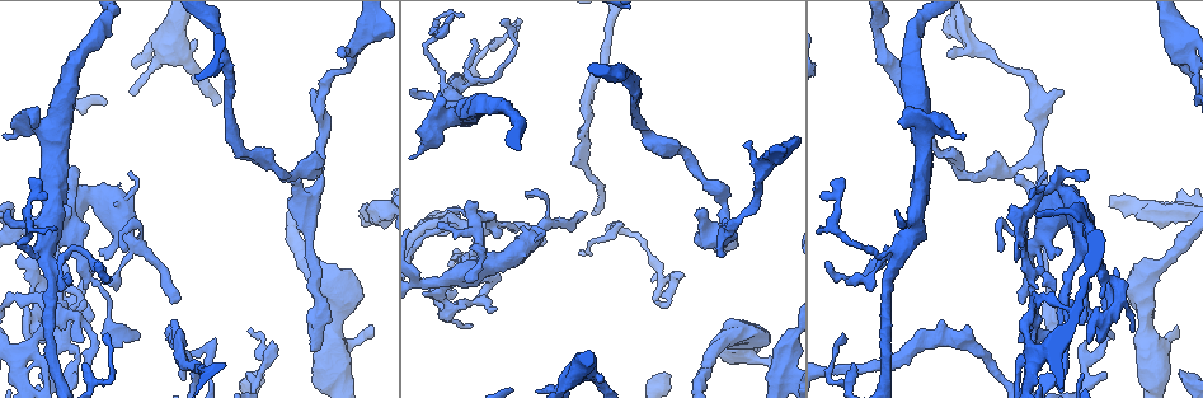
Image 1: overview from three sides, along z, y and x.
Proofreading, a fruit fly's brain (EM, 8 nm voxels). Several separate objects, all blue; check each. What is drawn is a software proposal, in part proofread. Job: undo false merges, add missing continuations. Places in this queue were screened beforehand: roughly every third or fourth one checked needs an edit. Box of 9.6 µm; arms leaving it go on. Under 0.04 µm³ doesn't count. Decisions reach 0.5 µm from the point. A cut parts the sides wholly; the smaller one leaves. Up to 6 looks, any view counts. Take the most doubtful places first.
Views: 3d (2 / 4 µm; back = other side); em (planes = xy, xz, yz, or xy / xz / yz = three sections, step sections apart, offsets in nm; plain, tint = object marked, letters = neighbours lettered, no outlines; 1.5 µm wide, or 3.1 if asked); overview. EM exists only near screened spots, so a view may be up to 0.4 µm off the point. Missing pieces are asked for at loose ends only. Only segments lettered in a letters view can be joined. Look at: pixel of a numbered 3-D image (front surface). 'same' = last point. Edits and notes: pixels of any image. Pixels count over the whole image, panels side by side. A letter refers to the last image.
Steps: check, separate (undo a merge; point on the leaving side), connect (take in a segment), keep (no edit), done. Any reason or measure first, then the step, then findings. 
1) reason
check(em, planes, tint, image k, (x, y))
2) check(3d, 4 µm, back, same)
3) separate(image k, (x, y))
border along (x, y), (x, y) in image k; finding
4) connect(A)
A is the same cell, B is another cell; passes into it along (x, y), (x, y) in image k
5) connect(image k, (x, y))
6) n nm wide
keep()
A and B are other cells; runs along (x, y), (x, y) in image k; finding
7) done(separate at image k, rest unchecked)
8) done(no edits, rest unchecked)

long arm stops here
check(3d, 4 µm, image 1, (312, 348))

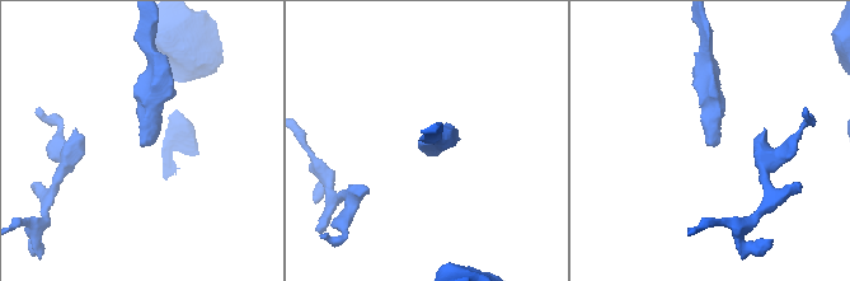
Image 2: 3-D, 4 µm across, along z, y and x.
check(em, planes, plain, image 2, (707, 141))

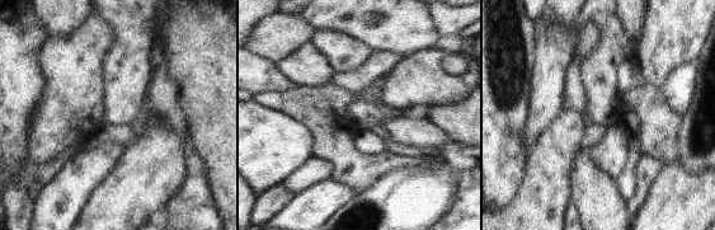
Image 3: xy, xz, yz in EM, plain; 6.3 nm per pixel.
what lies round it
check(em, planes, letters, same)

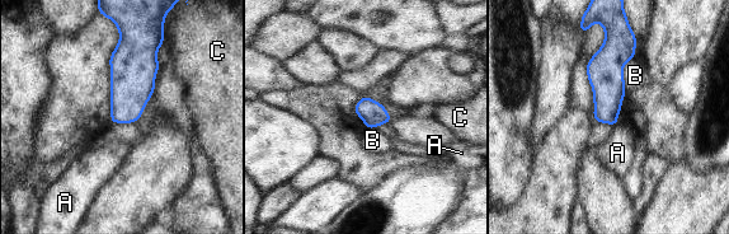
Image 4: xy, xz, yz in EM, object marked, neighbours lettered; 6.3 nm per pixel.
keep()
A, B and C are other cells; border along (619, 121), (614, 126) in image 4; no lettered segment goes on from it

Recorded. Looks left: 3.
an open end
check(em, planes, plain, image 1, (247, 373))

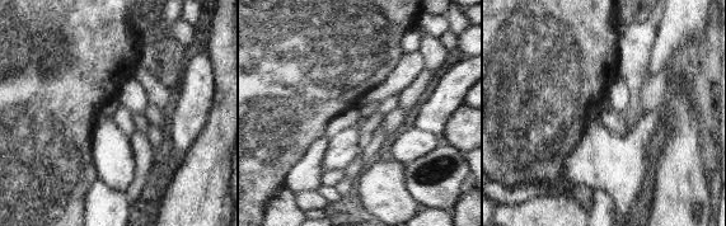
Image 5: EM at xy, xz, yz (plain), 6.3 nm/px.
check(em, planes, letters, same)

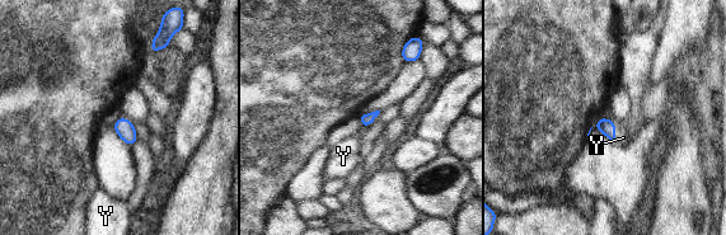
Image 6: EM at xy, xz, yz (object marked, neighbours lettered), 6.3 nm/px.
connect(Y)
Y is the same cell; passes into it along (605, 126), (614, 132), (623, 137) in image 6; the neuron continues

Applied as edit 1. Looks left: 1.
an open end
check(em, planes, letters, image 1, (579, 213))

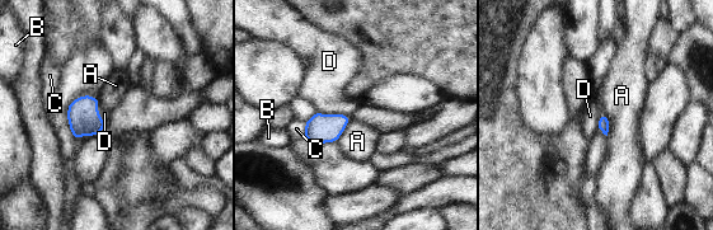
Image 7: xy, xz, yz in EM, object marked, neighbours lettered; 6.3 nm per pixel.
keep()
A, B, C and D are other cells; border along (315, 111), (347, 114), (350, 117) in image 7; no lettered segment goes on from it

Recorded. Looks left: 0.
done(connect at image 6, rest unchecked)

